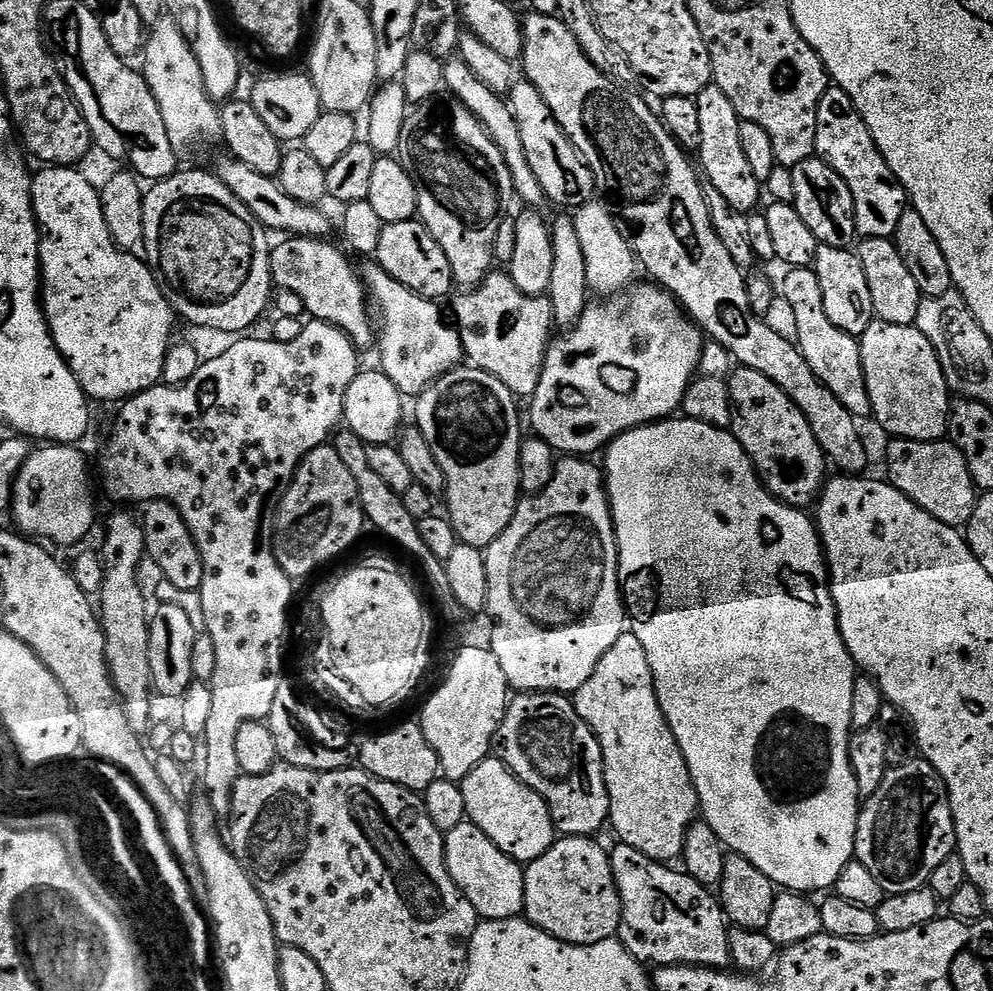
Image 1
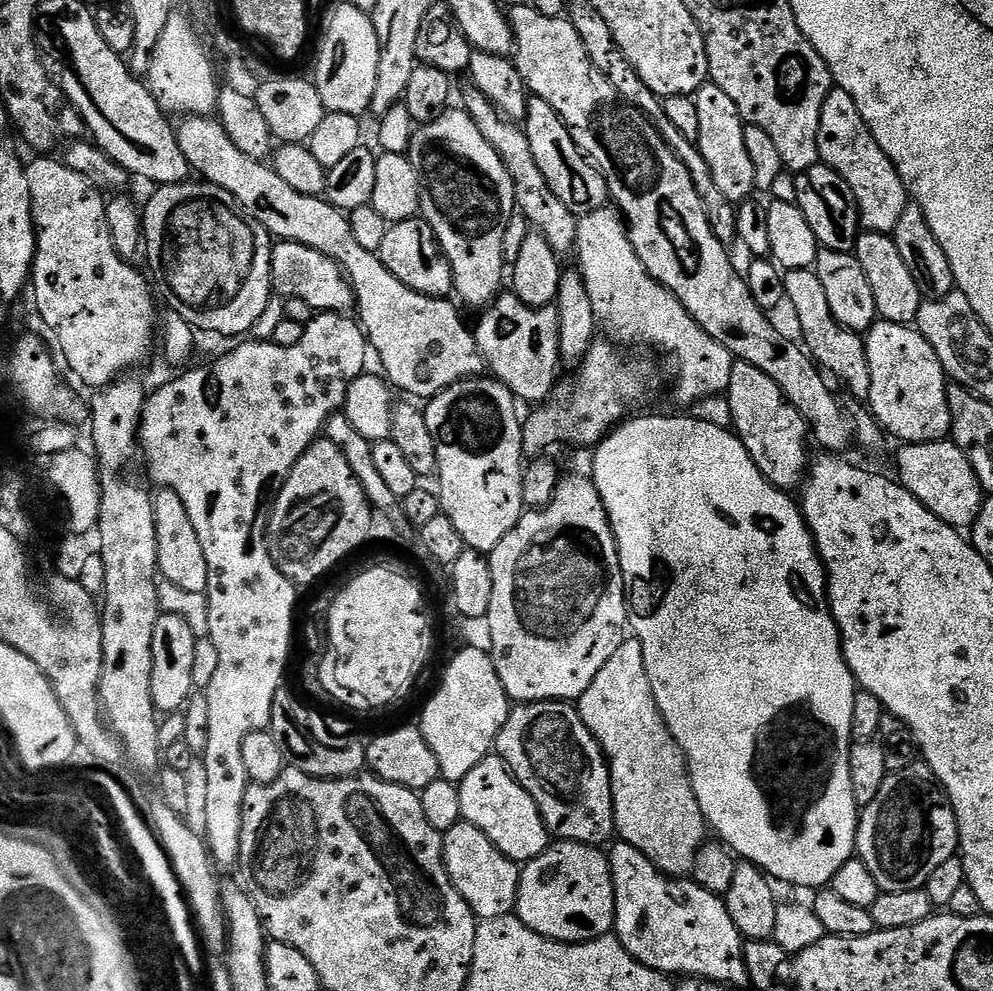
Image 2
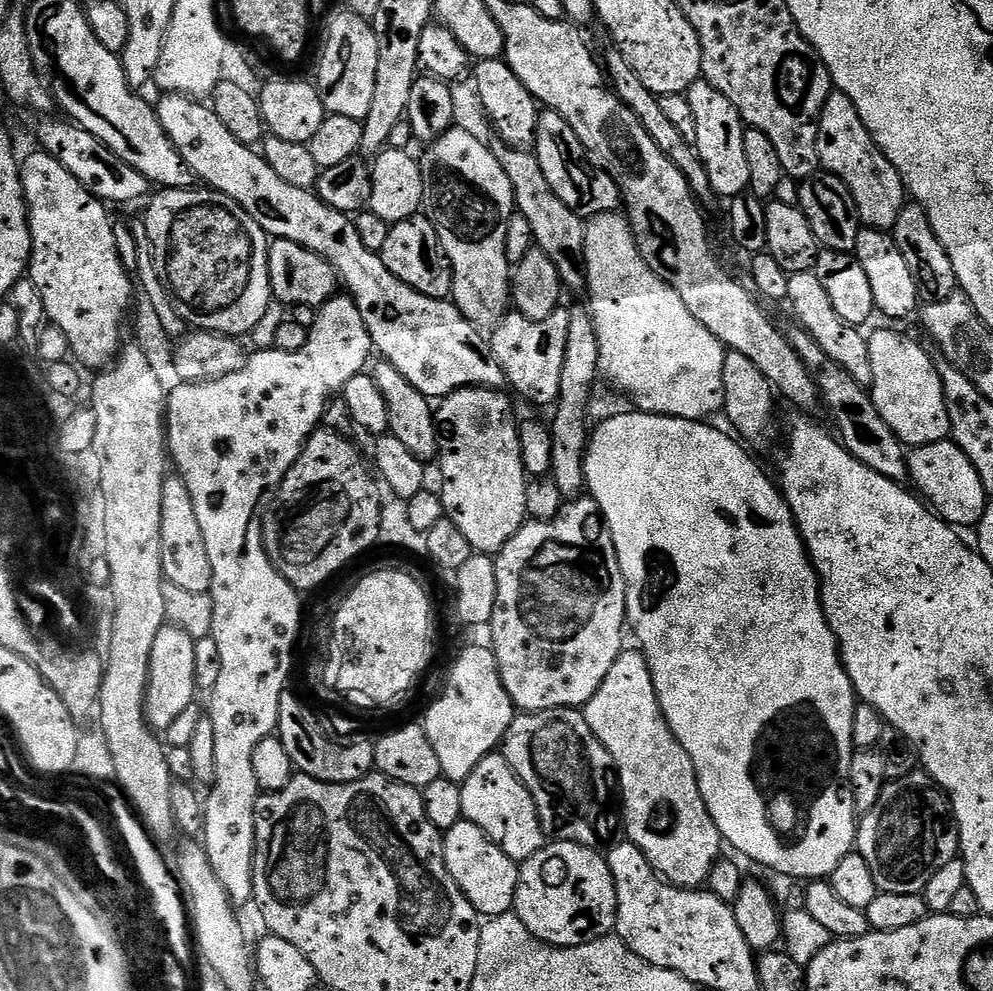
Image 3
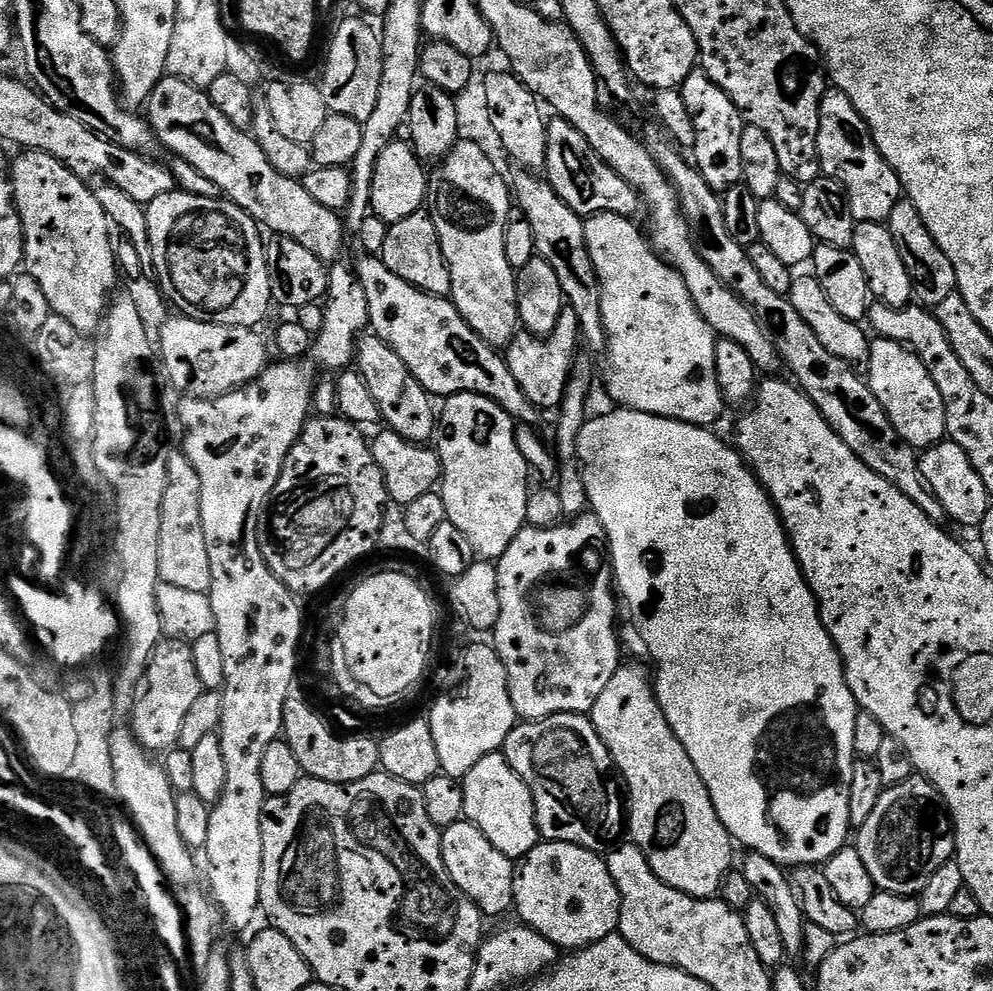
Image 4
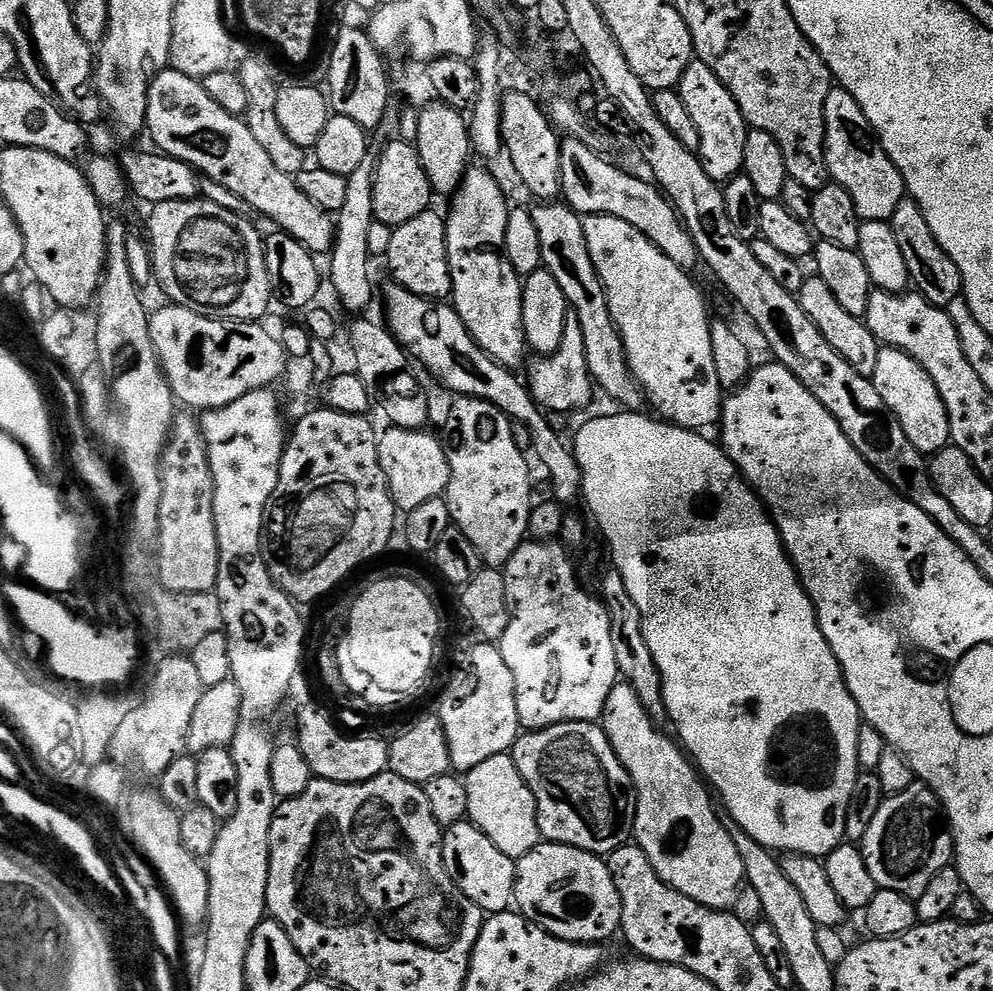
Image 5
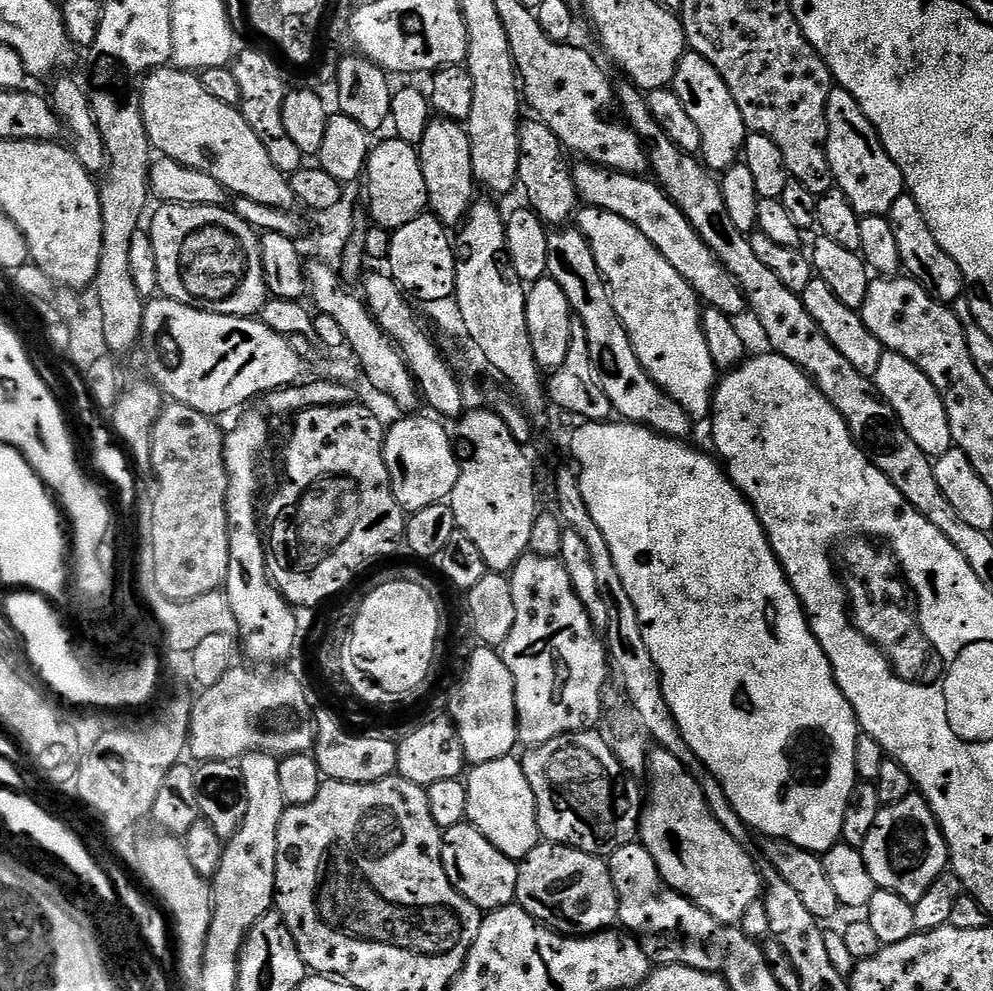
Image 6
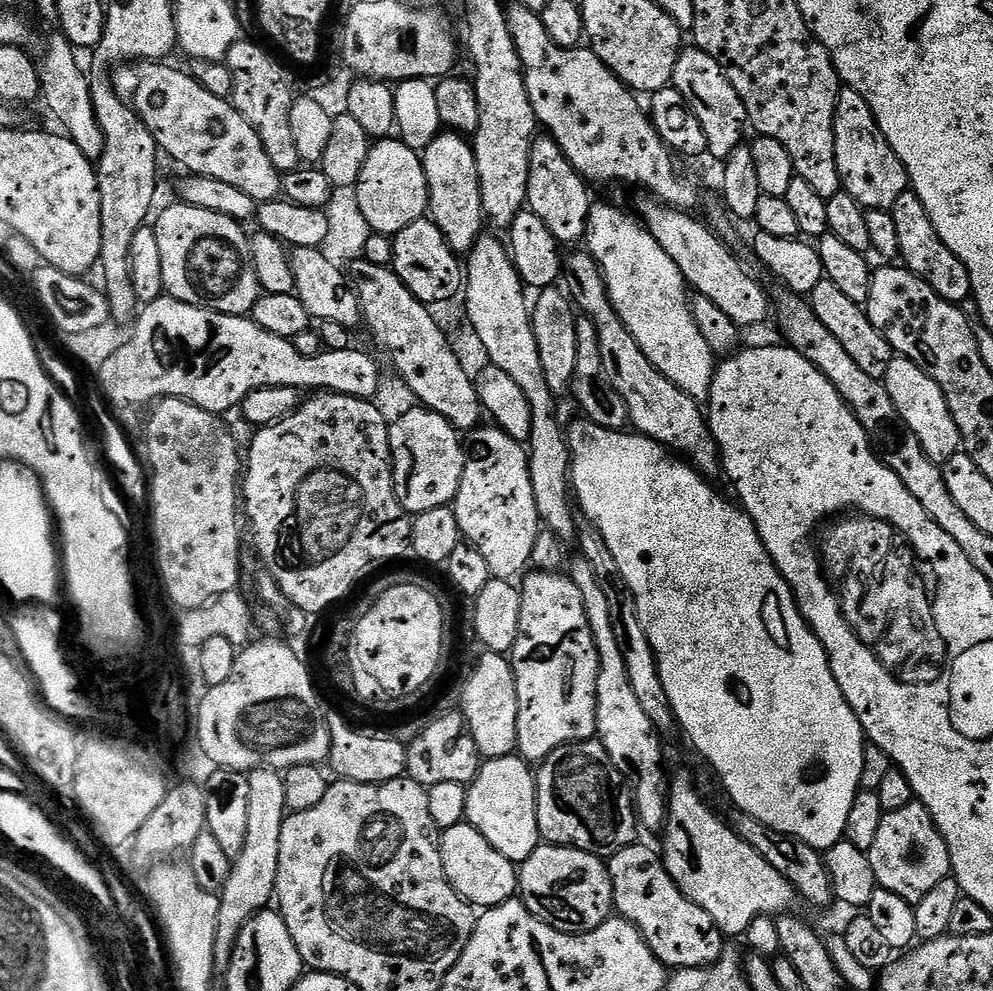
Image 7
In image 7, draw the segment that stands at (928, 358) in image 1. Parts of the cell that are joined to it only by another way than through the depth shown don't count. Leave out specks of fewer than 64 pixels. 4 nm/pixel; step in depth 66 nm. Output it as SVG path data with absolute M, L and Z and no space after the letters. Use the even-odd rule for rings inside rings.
M893 355L884 367L882 383L890 394L890 402L894 402L894 410L899 414L901 424L914 434L914 438L918 438L922 450L934 463L942 466L955 452L961 451L960 435L946 406L946 398L934 378L926 375L905 356Z

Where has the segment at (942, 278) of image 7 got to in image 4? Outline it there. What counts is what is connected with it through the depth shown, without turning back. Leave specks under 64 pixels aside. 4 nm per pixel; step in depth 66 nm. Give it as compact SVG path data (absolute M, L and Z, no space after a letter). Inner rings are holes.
M901 198L894 206L894 210L890 210L890 218L886 223L890 234L894 234L898 254L902 254L906 274L910 274L915 299L924 306L935 306L946 302L950 294L958 291L954 266L950 266L950 258L942 254L942 246L934 242L934 234L926 230L926 222L922 222L922 214L918 214L918 206L914 206L906 198Z

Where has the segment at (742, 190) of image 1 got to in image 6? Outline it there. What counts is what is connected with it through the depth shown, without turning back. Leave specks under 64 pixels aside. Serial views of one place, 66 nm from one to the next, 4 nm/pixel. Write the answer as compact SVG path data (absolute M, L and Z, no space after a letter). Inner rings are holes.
M688 50L678 62L670 87L678 94L682 106L686 106L686 114L690 114L690 119L698 125L698 134L702 134L699 155L703 163L713 173L724 173L741 159L744 137L750 131L742 118L742 110L738 110L738 102L734 102L734 94L730 94L730 86L726 86L718 70L714 70L702 54Z

